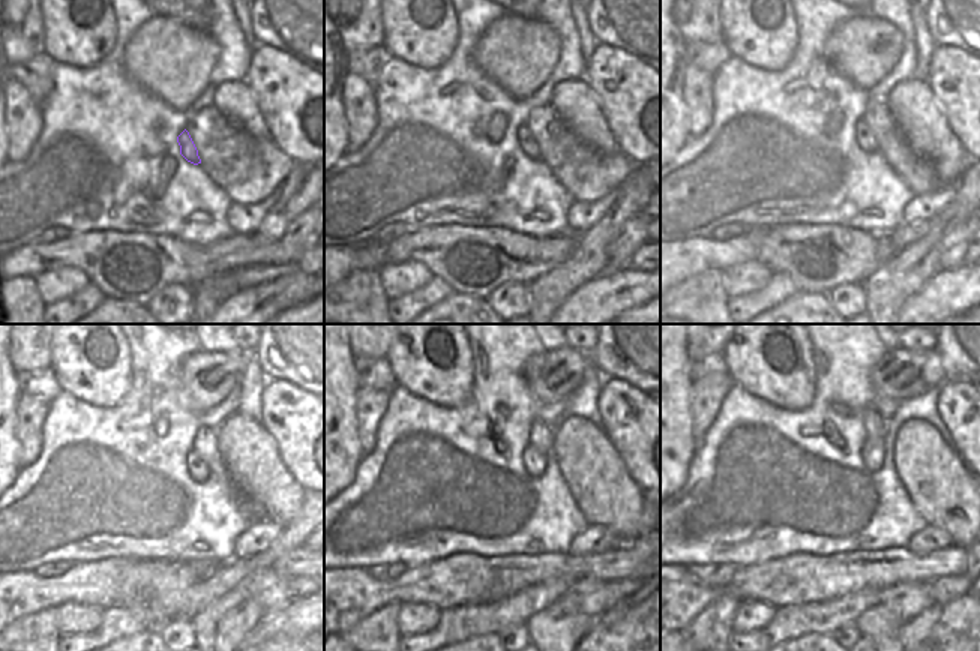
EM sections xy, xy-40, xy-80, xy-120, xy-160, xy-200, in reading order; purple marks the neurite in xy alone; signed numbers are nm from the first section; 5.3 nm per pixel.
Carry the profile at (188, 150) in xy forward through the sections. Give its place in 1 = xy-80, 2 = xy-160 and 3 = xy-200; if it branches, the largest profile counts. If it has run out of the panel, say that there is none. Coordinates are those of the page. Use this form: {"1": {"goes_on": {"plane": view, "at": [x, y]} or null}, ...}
{"1": {"goes_on": {"plane": "xy-80", "at": [865, 138]}}, "2": {"goes_on": {"plane": "xy-160", "at": [535, 461]}}, "3": {"goes_on": {"plane": "xy-200", "at": [872, 449]}}}

